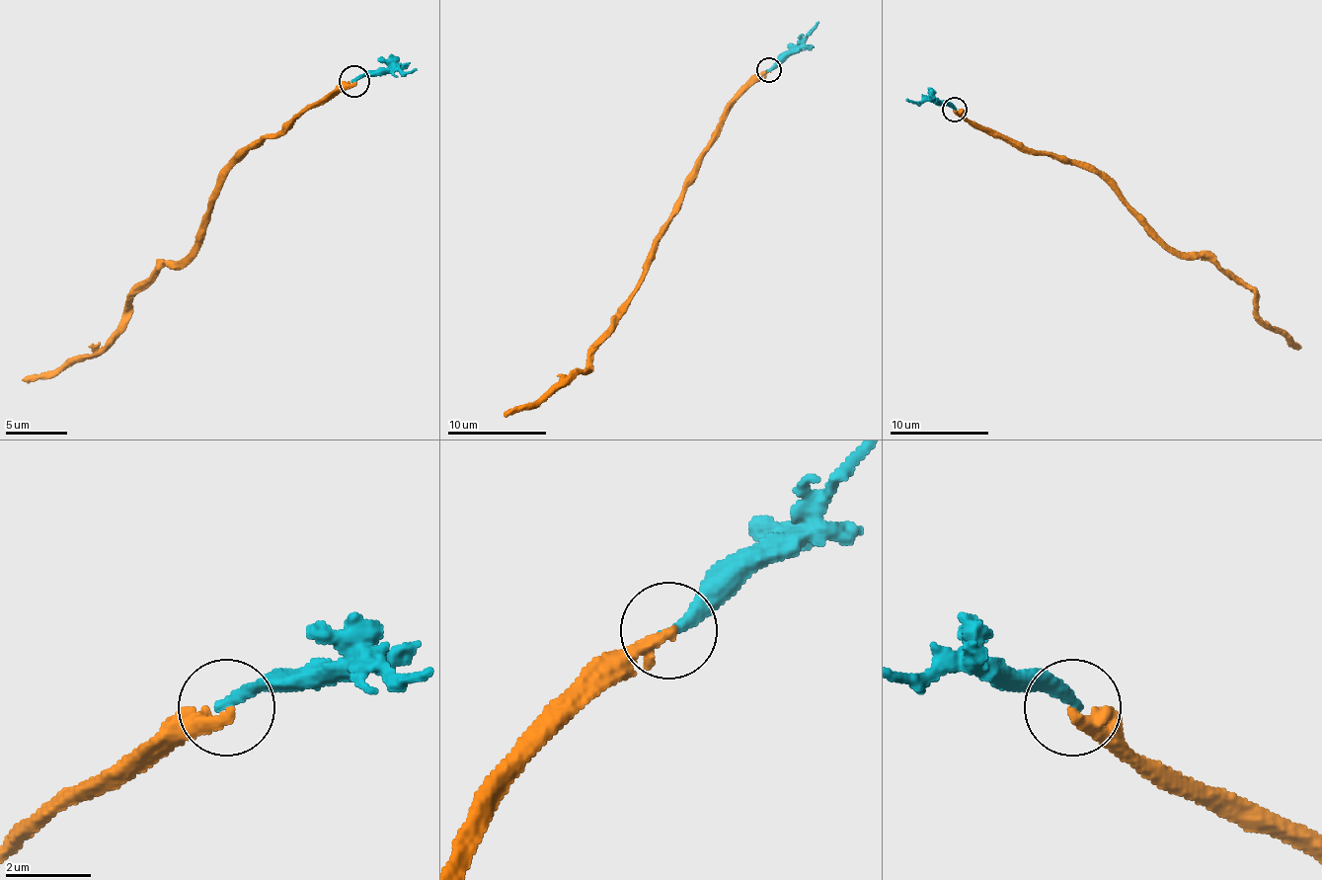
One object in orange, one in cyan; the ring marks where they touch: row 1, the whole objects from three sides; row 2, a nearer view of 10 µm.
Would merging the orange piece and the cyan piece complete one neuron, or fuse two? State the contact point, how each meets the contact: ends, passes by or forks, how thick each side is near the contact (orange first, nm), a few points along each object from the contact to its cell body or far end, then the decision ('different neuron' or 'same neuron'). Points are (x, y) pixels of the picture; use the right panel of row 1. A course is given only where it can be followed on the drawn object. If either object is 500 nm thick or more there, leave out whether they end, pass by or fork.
at (954, 109); orange ends there; cyan ends there; 320 nm thick on the orange side, 320 nm on the other; orange runs (955, 109), (994, 135), (1090, 168), (1169, 247), (1211, 257), (1256, 296), (1256, 313), (1300, 348); cyan runs (955, 109), (937, 106), (930, 99), (905, 99); different neuron

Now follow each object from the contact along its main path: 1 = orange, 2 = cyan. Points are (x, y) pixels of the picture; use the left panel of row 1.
1: (355, 80), (244, 154), (225, 176), (209, 222), (188, 254), (135, 294), (111, 338), (89, 356), (21, 380)
2: (355, 80), (380, 77), (389, 68), (417, 68)

